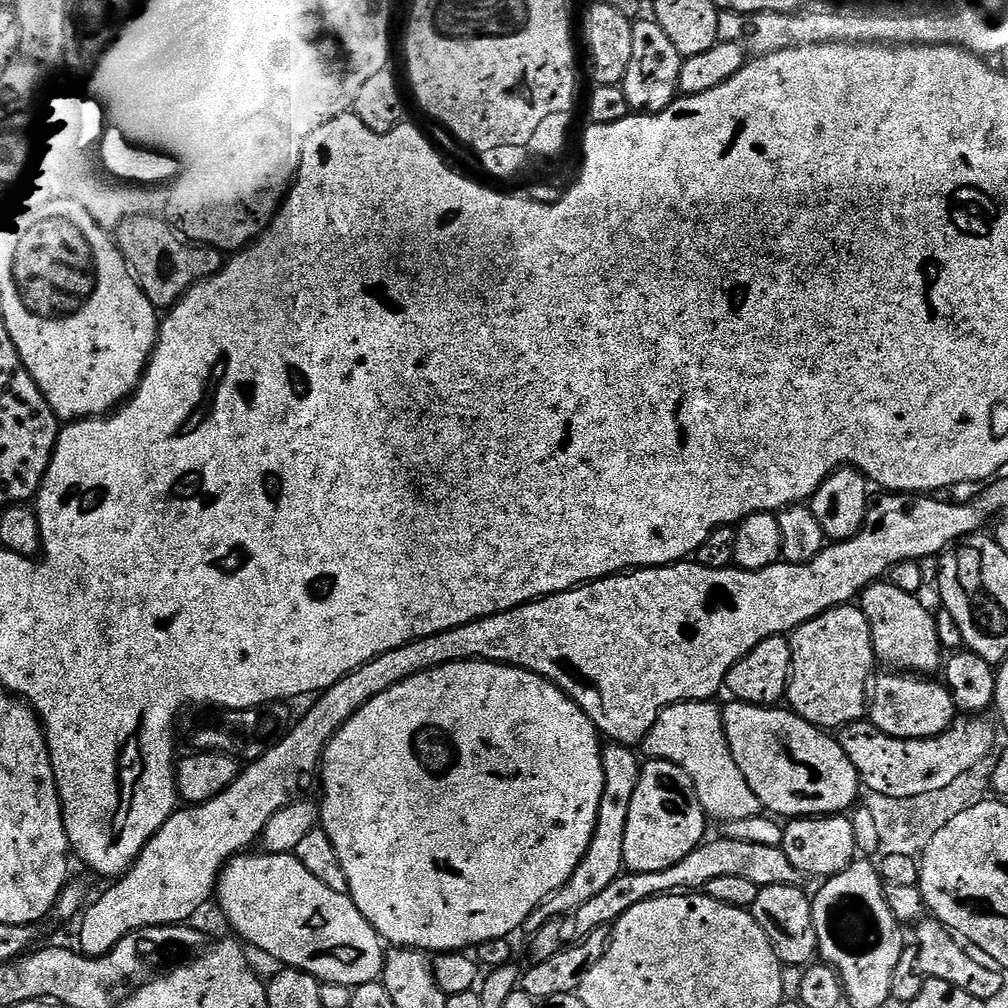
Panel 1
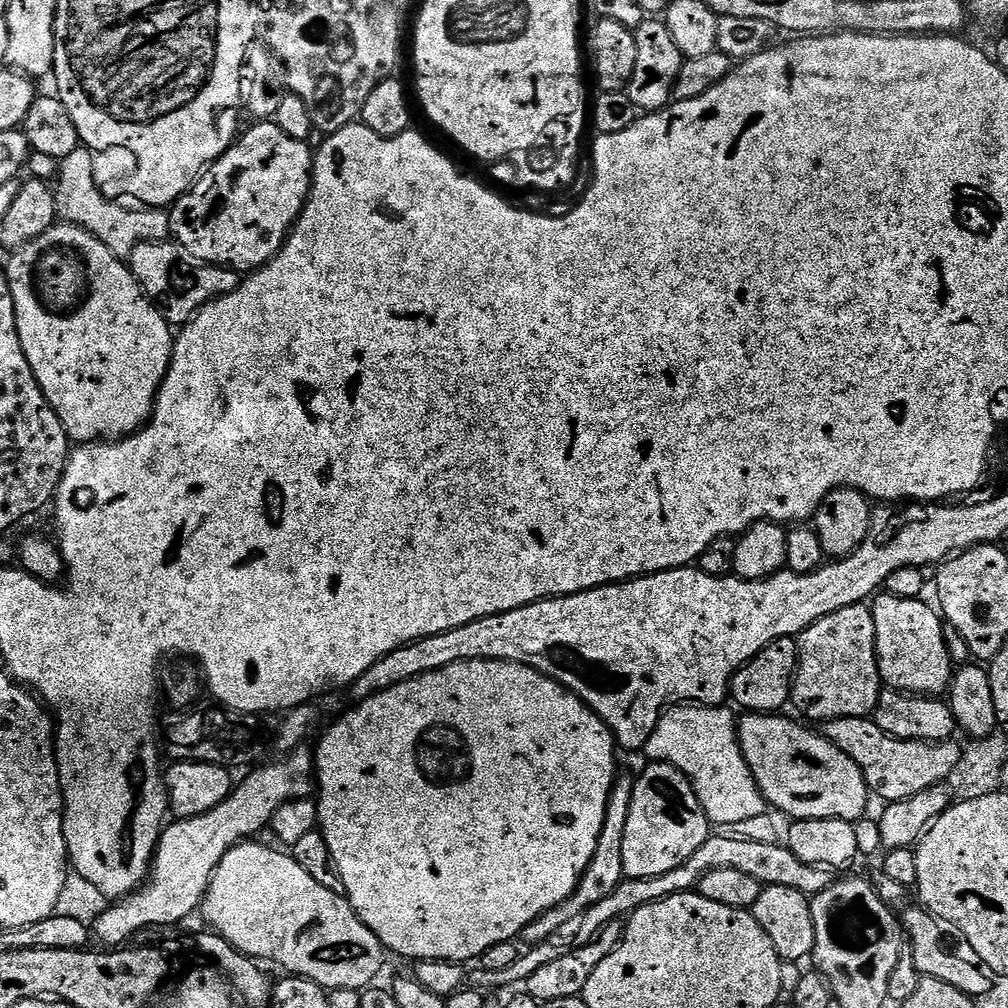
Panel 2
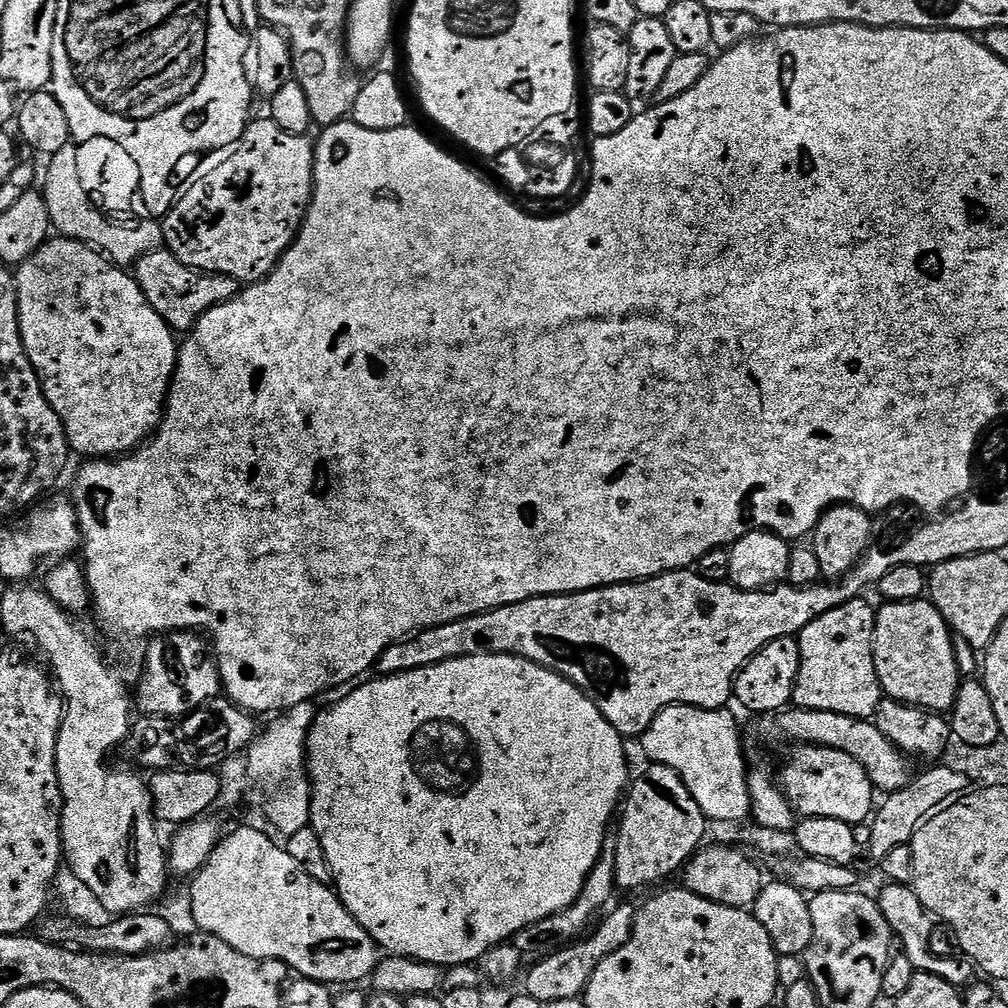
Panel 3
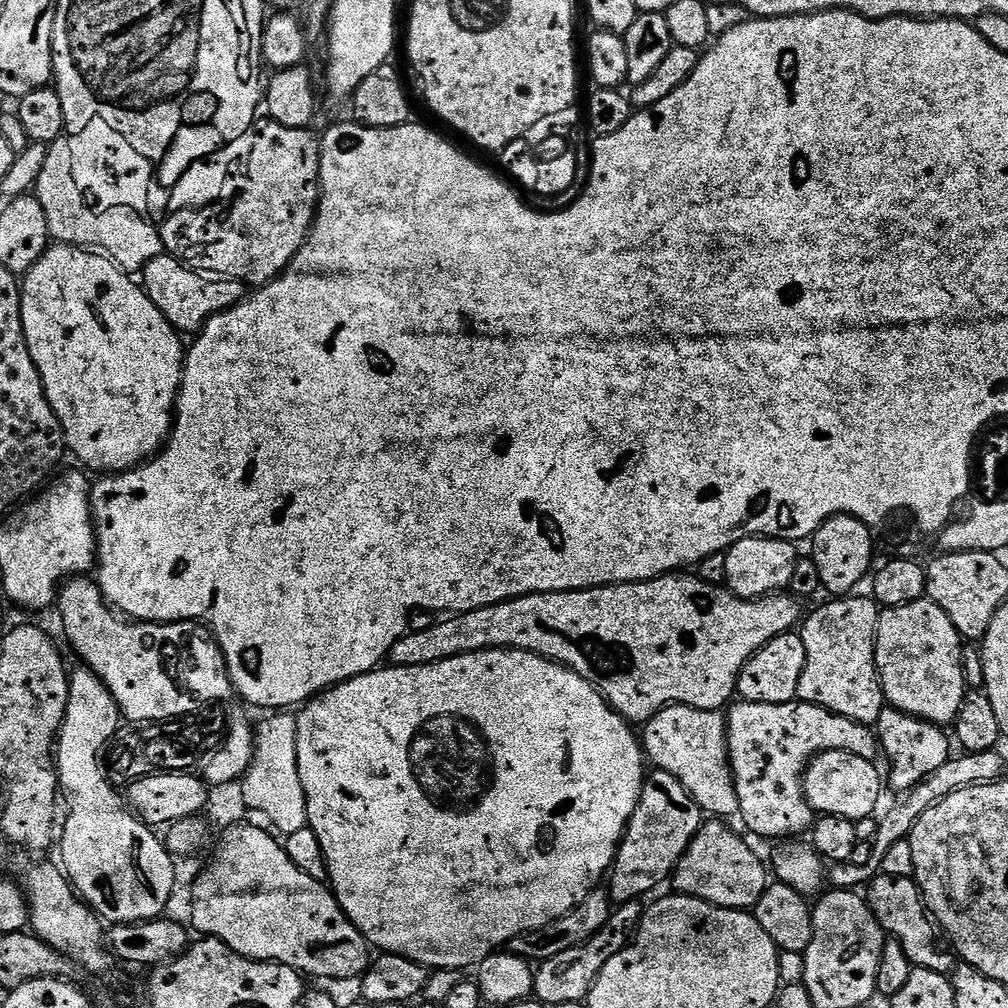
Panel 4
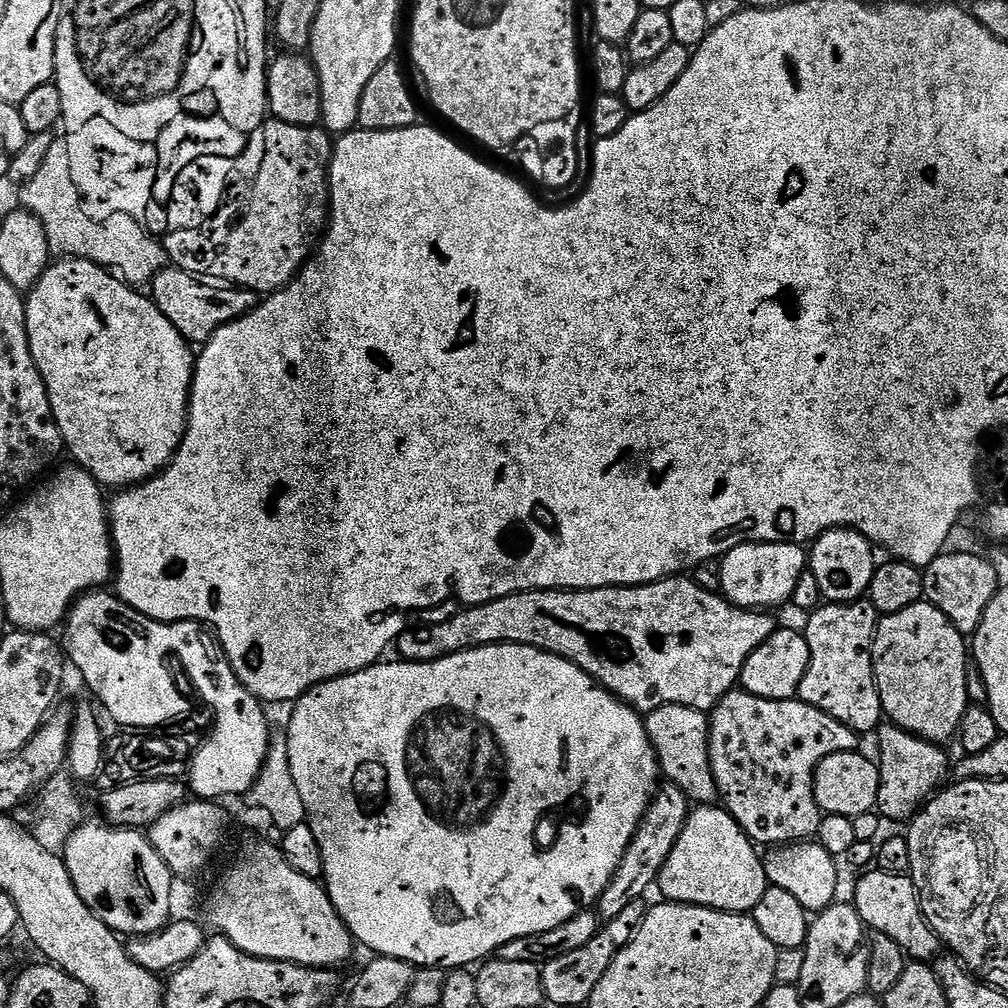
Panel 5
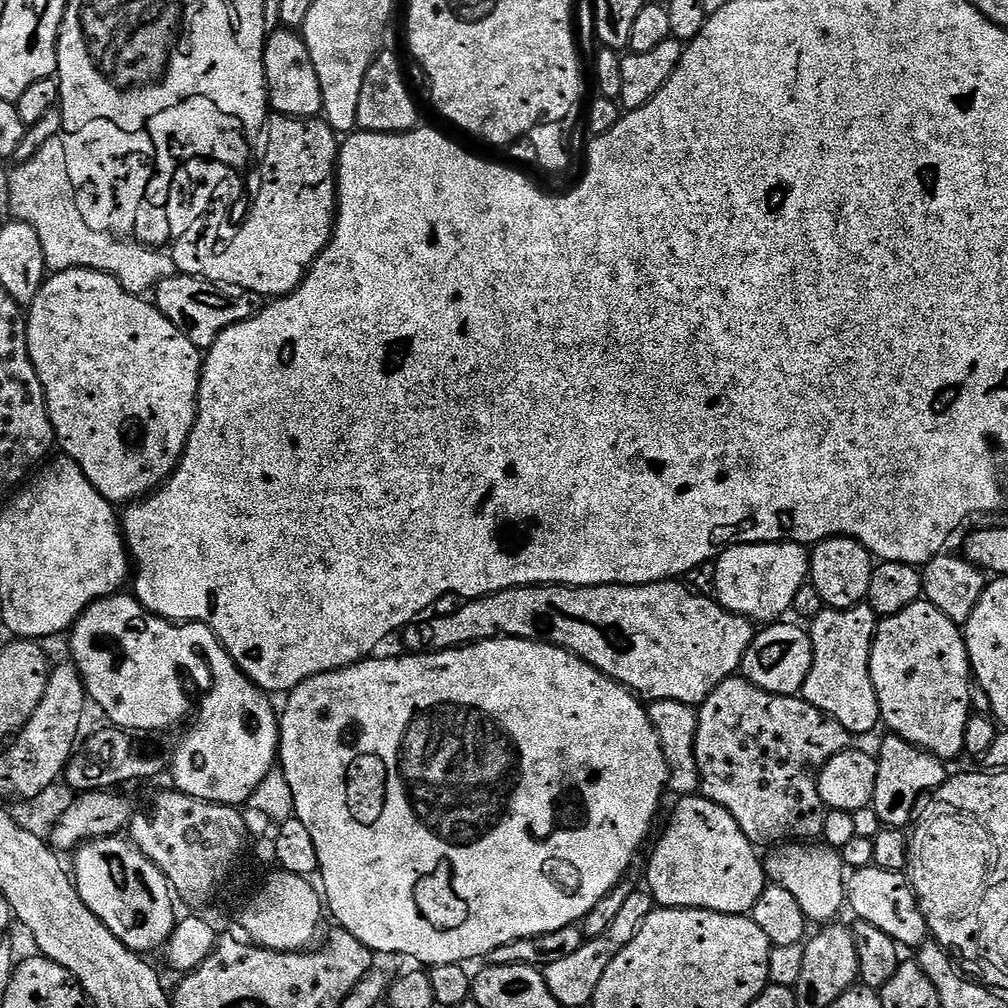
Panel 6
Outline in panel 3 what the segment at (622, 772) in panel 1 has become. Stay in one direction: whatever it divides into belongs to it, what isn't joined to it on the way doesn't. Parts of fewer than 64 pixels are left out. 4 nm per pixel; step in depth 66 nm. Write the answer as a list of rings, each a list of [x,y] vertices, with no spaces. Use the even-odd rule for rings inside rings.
[[[609,838],[604,842],[604,851],[600,853],[600,861],[594,866],[594,870],[590,870],[584,888],[578,894],[575,902],[566,910],[562,910],[550,918],[542,918],[542,922],[534,922],[530,926],[526,926],[514,937],[515,946],[520,951],[521,957],[541,958],[548,955],[549,952],[557,952],[559,948],[566,948],[570,944],[577,943],[589,931],[593,921],[613,903],[612,895],[617,895],[617,892],[616,842],[615,839]]]

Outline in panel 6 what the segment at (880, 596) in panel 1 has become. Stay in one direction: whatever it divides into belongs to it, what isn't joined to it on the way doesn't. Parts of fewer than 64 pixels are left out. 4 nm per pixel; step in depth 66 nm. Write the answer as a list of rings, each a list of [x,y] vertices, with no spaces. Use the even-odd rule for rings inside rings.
[[[917,602],[909,606],[906,610],[902,610],[893,616],[885,616],[876,625],[876,638],[872,641],[872,657],[870,658],[870,674],[874,682],[874,690],[878,694],[878,702],[880,703],[880,718],[886,725],[889,733],[901,736],[904,740],[909,740],[911,744],[916,744],[919,748],[929,752],[931,756],[945,762],[951,762],[956,755],[964,752],[964,739],[966,738],[966,722],[970,713],[973,711],[970,702],[970,690],[973,681],[970,679],[970,665],[968,662],[968,651],[964,645],[963,631],[955,624],[950,622],[950,618],[946,618],[946,614],[942,614],[942,610],[938,610],[933,604],[927,602]]]

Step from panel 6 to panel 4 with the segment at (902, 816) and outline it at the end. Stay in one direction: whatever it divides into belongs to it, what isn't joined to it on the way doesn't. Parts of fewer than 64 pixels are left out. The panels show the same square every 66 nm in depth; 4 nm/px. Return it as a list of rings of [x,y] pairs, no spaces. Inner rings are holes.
[[[886,706],[882,714],[878,714],[878,722],[874,725],[879,751],[888,759],[886,768],[886,784],[899,794],[907,794],[912,788],[918,787],[924,780],[930,778],[940,766],[953,755],[953,745],[943,727],[931,724],[917,716],[906,714],[902,710]]]

